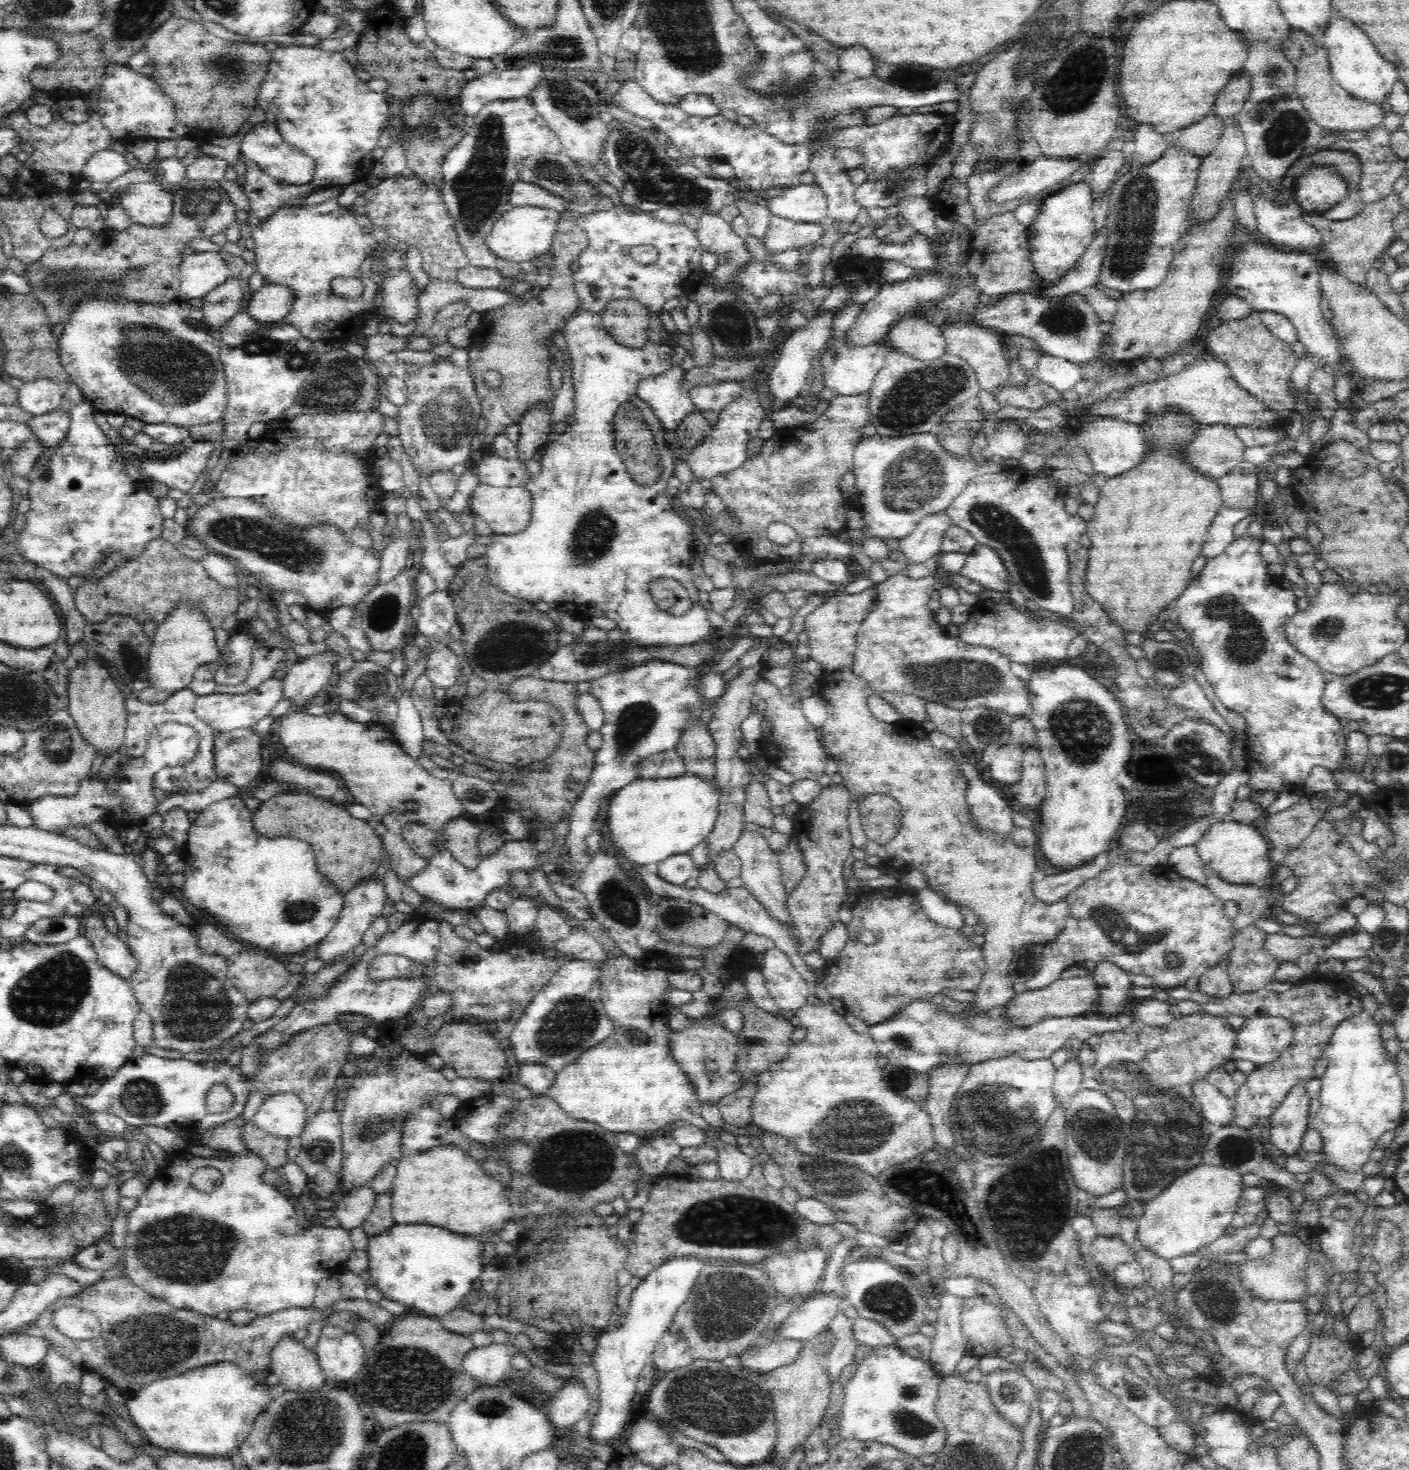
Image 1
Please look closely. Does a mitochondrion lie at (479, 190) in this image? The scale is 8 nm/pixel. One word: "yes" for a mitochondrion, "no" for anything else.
yes

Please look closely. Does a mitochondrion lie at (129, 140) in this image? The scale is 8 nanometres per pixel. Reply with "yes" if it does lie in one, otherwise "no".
no

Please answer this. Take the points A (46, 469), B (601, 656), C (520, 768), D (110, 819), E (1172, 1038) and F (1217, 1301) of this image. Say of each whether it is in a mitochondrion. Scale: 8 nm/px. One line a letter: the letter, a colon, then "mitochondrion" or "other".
A: mitochondrion
B: mitochondrion
C: other
D: other
E: other
F: mitochondrion

